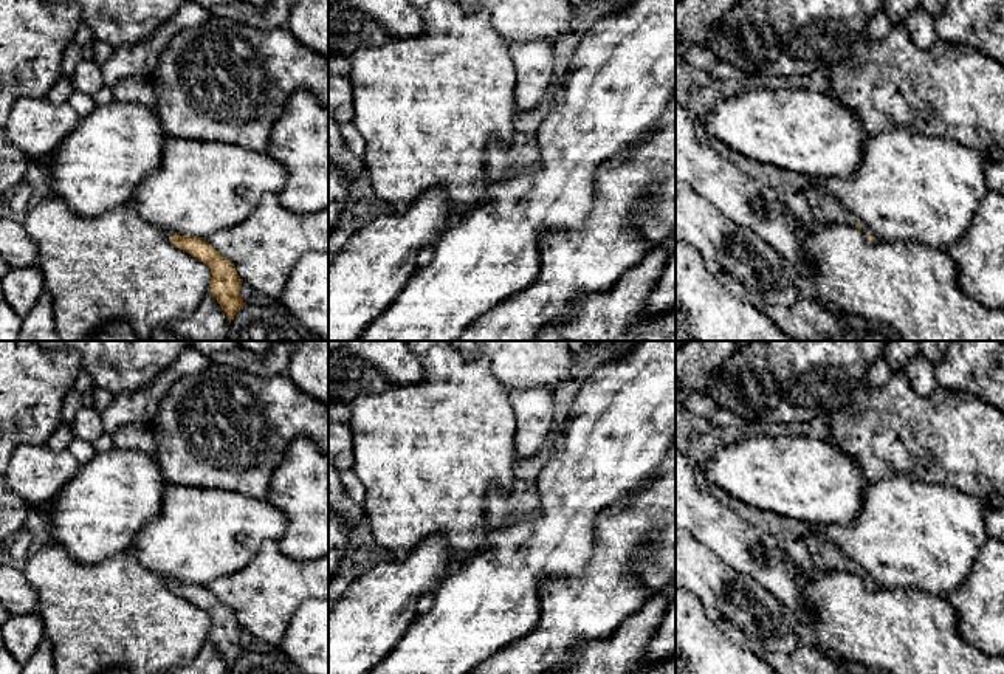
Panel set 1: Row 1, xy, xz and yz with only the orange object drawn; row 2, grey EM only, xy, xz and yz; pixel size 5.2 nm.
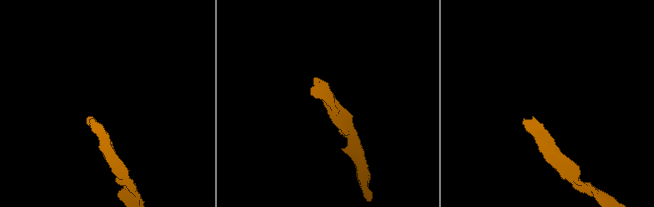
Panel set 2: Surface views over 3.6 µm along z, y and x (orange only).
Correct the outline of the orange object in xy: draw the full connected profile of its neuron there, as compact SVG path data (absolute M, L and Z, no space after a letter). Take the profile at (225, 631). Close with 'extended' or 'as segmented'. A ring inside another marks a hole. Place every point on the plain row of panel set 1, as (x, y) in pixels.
M169 583L170 589L211 615L209 640L218 648L231 671L236 660L245 652L240 643L242 626L236 614L223 604L206 586Z; as segmented

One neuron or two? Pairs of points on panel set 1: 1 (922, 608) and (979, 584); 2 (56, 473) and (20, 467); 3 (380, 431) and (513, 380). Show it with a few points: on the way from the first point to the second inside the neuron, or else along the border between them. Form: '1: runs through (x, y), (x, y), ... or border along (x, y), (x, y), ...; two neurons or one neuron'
1: border along (944, 598), (953, 608), (958, 632); two neurons
2: runs through (47, 473), (36, 473), (30, 467); one neuron
3: border along (482, 357), (487, 360), (496, 380), (507, 391); two neurons

